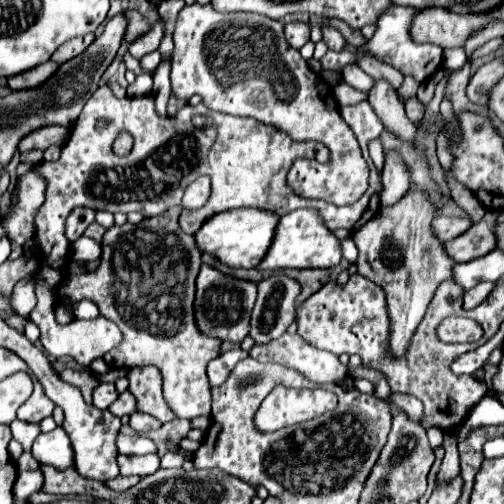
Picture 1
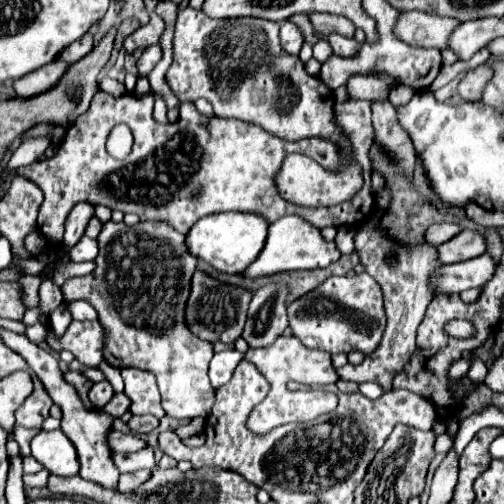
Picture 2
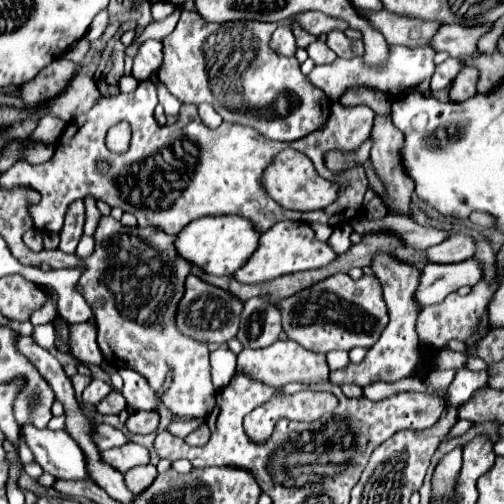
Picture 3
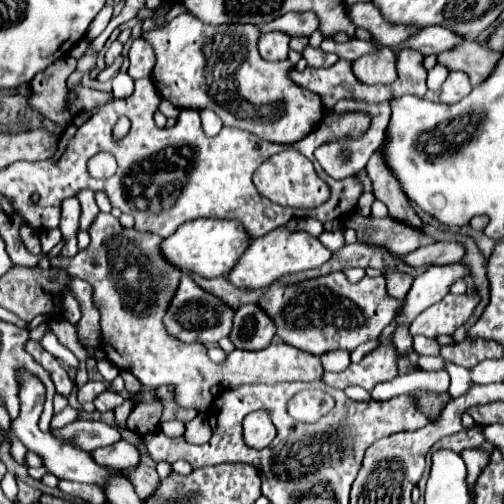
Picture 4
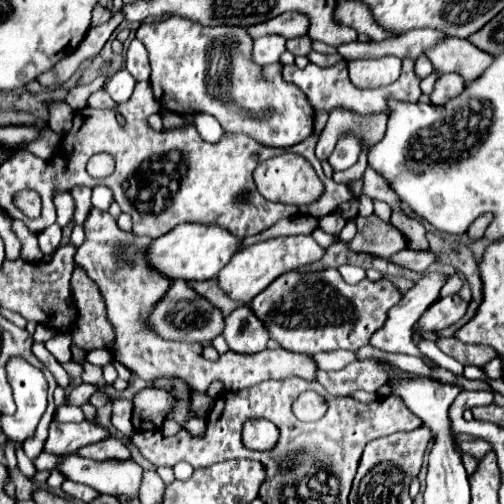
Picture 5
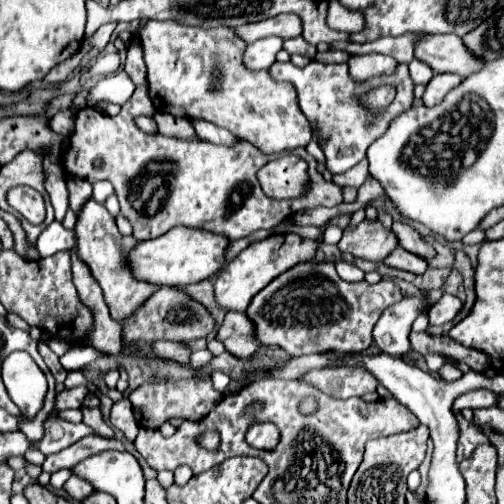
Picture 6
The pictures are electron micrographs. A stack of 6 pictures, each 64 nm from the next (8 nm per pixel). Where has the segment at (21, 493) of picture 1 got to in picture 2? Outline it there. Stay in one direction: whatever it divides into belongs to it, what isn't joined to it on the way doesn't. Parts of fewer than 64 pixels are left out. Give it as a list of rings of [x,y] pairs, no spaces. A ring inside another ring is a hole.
[[[40,470],[36,474],[24,474],[22,476],[22,482],[24,482],[24,488],[44,488],[46,482],[48,482],[48,470]]]

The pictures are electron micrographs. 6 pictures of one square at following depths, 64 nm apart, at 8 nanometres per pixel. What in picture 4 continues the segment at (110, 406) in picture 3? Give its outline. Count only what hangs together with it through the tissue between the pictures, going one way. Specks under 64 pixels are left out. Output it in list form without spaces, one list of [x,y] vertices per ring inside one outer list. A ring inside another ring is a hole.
[[[106,390],[104,394],[100,394],[96,400],[94,400],[94,406],[98,412],[108,412],[108,410],[114,410],[116,406],[120,406],[124,402],[124,398],[118,394],[118,392],[112,392],[112,390]]]

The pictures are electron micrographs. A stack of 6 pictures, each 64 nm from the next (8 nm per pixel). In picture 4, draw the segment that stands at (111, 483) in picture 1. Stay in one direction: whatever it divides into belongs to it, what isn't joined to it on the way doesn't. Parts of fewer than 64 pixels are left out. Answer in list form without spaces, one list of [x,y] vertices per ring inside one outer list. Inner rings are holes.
[[[142,464],[136,466],[136,468],[128,474],[128,478],[130,478],[132,486],[136,488],[136,494],[138,494],[142,500],[150,498],[150,496],[154,494],[154,490],[158,488],[158,482],[160,482],[160,476],[156,474],[156,470],[150,468],[150,466],[142,466]]]

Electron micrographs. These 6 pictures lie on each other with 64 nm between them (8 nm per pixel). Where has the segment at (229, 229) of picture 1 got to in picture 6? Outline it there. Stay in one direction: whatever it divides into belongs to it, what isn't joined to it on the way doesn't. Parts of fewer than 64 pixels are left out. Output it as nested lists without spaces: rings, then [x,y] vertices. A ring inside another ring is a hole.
[[[176,226],[164,236],[154,240],[144,240],[130,250],[130,268],[138,280],[156,284],[156,286],[188,286],[206,278],[212,278],[220,272],[224,264],[224,252],[230,240],[222,234],[214,234],[198,228]]]

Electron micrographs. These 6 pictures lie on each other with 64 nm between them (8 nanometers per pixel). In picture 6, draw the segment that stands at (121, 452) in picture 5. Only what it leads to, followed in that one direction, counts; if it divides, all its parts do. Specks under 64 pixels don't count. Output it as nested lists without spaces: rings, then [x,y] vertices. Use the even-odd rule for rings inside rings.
[[[88,436],[88,438],[82,438],[80,442],[72,444],[70,448],[66,448],[66,450],[62,450],[58,454],[46,456],[46,460],[42,464],[42,470],[52,474],[52,472],[62,470],[62,468],[72,468],[74,464],[82,462],[84,458],[106,452],[106,450],[124,450],[124,444],[120,440],[116,440],[116,438]]]

